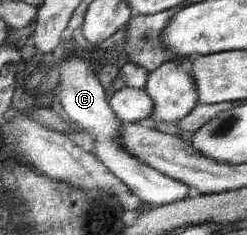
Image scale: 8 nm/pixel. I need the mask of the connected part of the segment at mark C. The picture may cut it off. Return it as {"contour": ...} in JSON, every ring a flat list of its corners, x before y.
{"contour":[[72,56,65,59,61,64,64,70,60,71,60,84,56,88,55,100,60,100,73,123,84,128,88,134,95,138,92,151,109,169,109,172,119,178,133,192,133,195,141,198,141,201,147,206,163,206,189,198,189,190,191,189,189,185,151,168,136,156,128,153,118,143,124,121,116,115,116,112,113,112,105,95,105,89,99,83,98,77,91,71,89,61]]}

